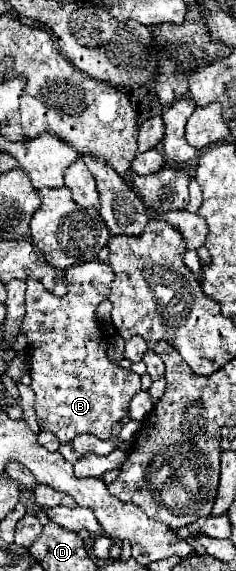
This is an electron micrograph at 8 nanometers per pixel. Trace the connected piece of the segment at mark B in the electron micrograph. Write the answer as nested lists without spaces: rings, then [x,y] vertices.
[[[98,260],[74,264],[66,270],[66,282],[68,294],[58,298],[40,280],[26,280],[26,314],[20,334],[28,340],[30,386],[36,392],[38,426],[52,432],[60,444],[68,444],[80,434],[108,440],[112,424],[128,414],[132,396],[140,392],[140,376],[108,358],[108,332],[96,318],[98,304],[110,296],[112,268]]]

